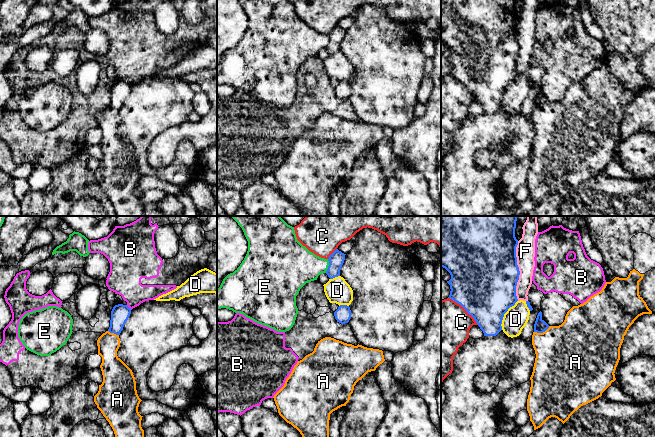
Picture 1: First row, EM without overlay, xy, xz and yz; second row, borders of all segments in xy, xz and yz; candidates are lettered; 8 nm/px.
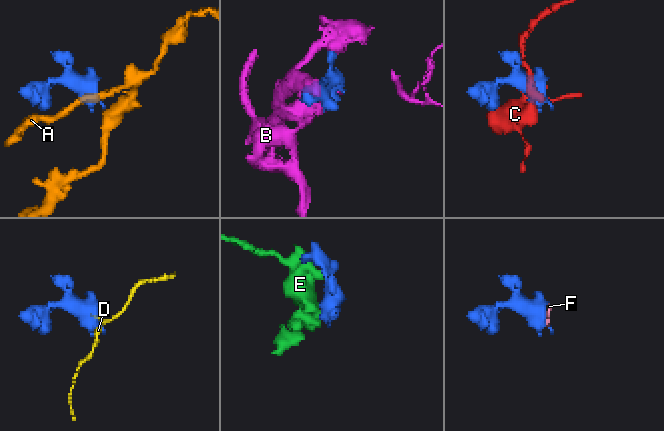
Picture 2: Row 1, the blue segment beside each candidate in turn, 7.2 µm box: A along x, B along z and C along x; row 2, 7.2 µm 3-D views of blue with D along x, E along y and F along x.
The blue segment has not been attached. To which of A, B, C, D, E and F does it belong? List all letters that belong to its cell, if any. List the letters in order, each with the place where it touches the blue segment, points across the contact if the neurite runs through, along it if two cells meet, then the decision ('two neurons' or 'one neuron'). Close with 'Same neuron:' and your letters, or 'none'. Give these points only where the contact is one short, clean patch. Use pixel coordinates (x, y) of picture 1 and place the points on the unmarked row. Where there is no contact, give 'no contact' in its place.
A: yz (541, 108) | across yz (540, 102), (541, 108), (564, 129) | one neuron
B: xy (128, 83) | two neurons
C: yz (464, 84) | two neurons
D: yz (504, 89) | two neurons
E: xz (328, 42) | two neurons
F: yz (519, 47) | along yz (518, 17), (517, 76) | two neurons
Same neuron: A

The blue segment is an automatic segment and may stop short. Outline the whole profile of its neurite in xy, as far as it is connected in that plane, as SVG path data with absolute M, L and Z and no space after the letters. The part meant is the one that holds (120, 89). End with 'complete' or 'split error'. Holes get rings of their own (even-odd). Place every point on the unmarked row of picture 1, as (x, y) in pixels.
M115 81L111 87L109 105L97 116L98 131L102 133L100 141L103 158L94 172L97 184L112 203L116 216L144 216L144 206L141 203L142 193L138 183L142 177L136 166L136 157L132 146L117 132L120 123L119 111L128 96L131 86L127 81Z | split error

